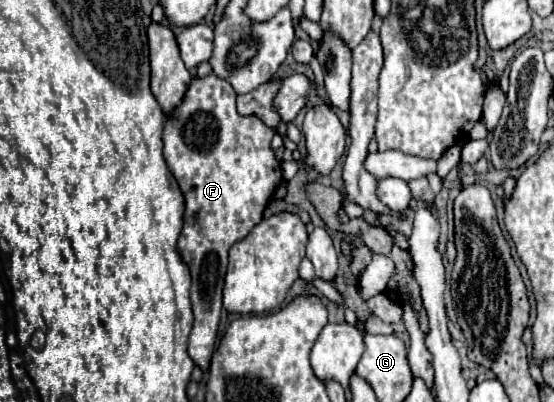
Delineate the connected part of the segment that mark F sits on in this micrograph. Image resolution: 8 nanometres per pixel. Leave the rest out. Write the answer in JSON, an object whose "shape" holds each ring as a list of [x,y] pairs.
{"shape":[[[210,73],[206,79],[192,79],[184,101],[172,111],[172,115],[166,119],[164,125],[164,159],[168,163],[170,173],[178,181],[182,193],[184,193],[184,227],[178,237],[178,253],[182,261],[188,265],[192,275],[192,289],[190,289],[190,301],[192,301],[192,313],[194,313],[194,325],[188,339],[188,355],[202,371],[208,371],[220,313],[222,313],[222,287],[224,287],[224,275],[228,265],[228,249],[242,241],[250,229],[260,223],[262,213],[272,199],[274,189],[282,181],[282,169],[280,161],[276,161],[274,151],[270,147],[274,131],[266,127],[258,117],[242,117],[236,113],[236,93],[224,79],[218,79],[214,73]]]}

